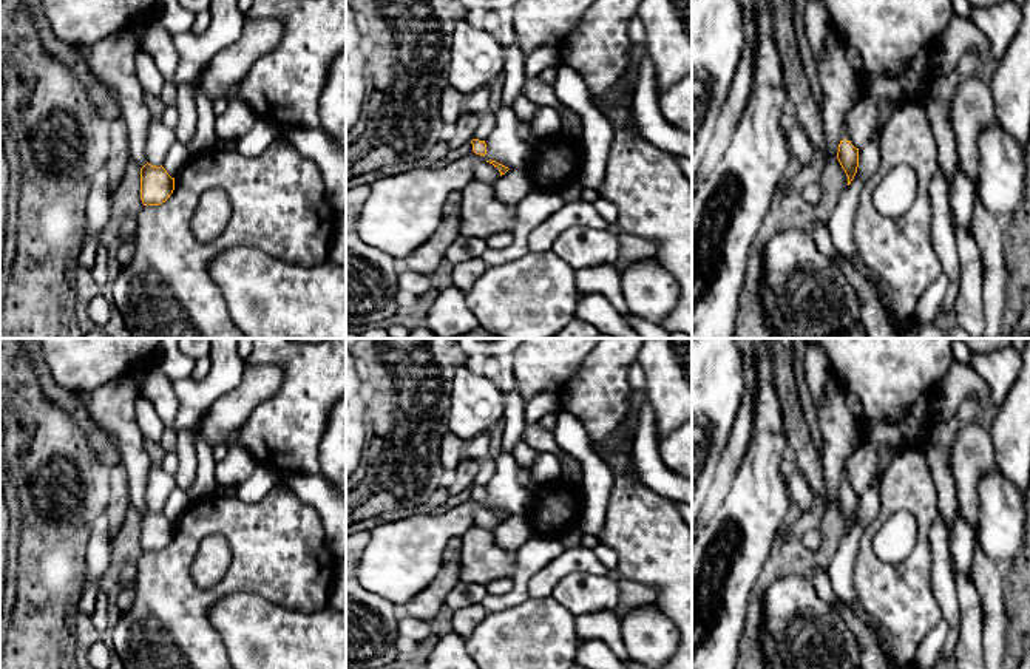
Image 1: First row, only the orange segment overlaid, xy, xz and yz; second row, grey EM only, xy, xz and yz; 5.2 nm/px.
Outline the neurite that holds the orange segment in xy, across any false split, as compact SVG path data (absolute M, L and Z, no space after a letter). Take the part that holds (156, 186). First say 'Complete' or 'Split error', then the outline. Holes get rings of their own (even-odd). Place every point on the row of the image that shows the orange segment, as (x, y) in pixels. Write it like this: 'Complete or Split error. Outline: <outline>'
Complete. Outline: M145 164L141 168L141 199L144 205L165 202L174 190L174 178L161 165Z

